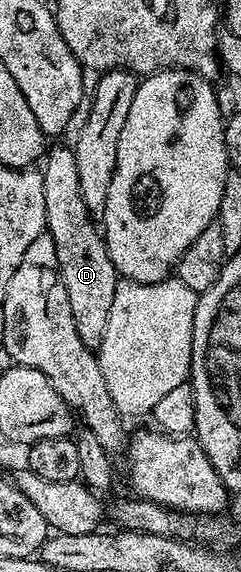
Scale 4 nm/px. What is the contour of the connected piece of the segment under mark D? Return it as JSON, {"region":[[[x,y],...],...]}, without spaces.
{"region":[[[73,148],[54,149],[45,154],[46,169],[44,177],[44,199],[46,200],[46,232],[52,235],[56,243],[56,259],[64,279],[64,291],[68,291],[68,304],[72,306],[72,319],[76,319],[76,331],[80,331],[80,339],[88,348],[98,351],[107,334],[108,319],[111,318],[112,301],[120,274],[109,255],[106,239],[95,214],[88,211],[88,203],[84,203],[84,195],[80,191],[80,171],[76,169],[76,155]]]}

